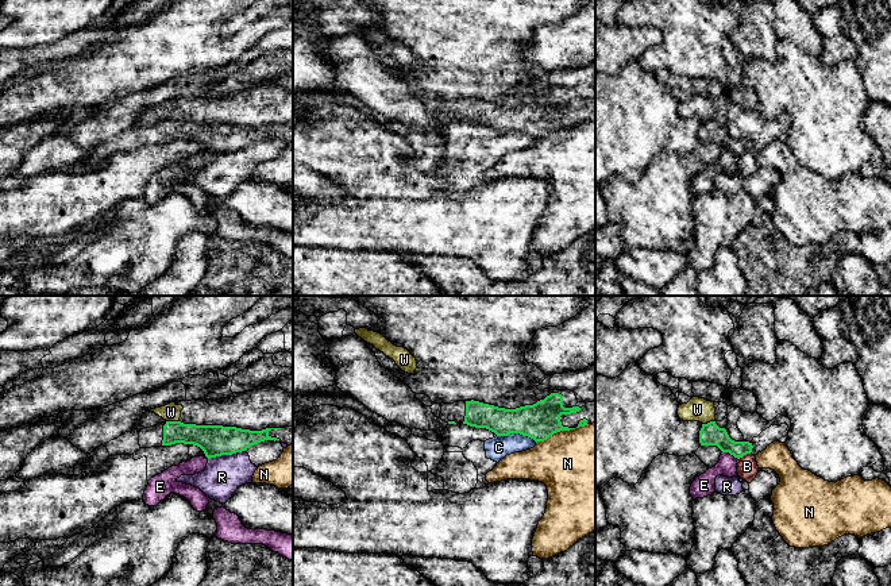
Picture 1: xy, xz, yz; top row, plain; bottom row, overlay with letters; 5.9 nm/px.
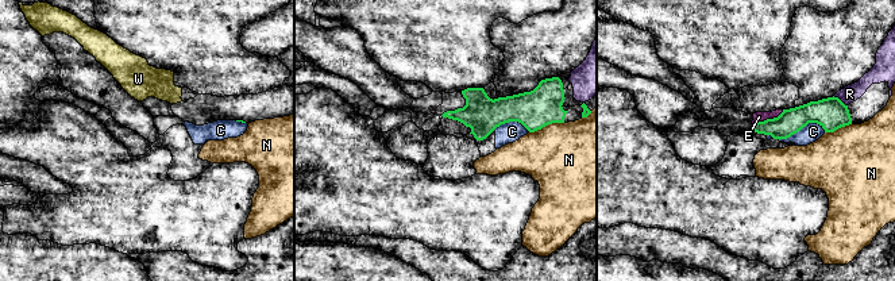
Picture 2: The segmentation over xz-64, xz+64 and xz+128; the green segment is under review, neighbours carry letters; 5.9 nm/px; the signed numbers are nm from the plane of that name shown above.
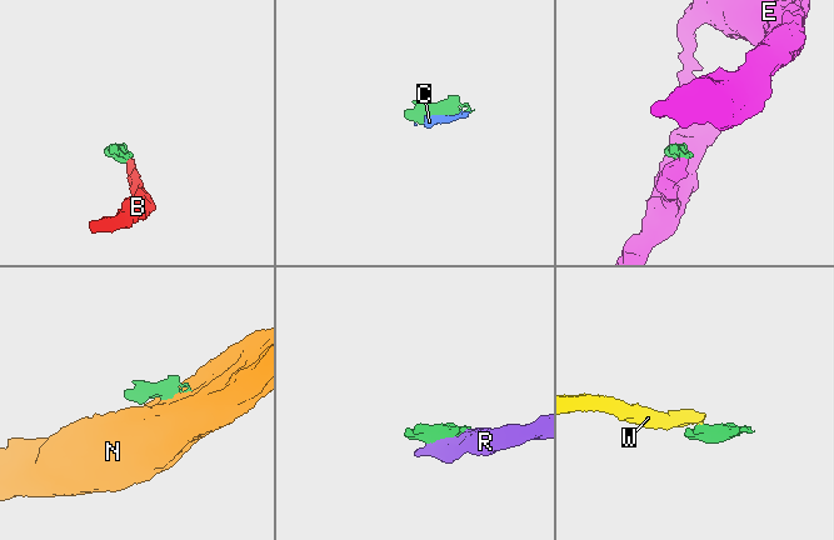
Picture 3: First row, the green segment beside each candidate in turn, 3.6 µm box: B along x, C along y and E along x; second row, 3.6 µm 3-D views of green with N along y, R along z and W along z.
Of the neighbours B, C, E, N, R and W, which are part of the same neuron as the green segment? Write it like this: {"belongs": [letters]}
{"belongs": []}

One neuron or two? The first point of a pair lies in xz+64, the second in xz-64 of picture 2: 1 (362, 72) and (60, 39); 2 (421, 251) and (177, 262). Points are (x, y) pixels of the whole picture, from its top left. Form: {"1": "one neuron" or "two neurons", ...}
{"1": "one neuron", "2": "one neuron"}

